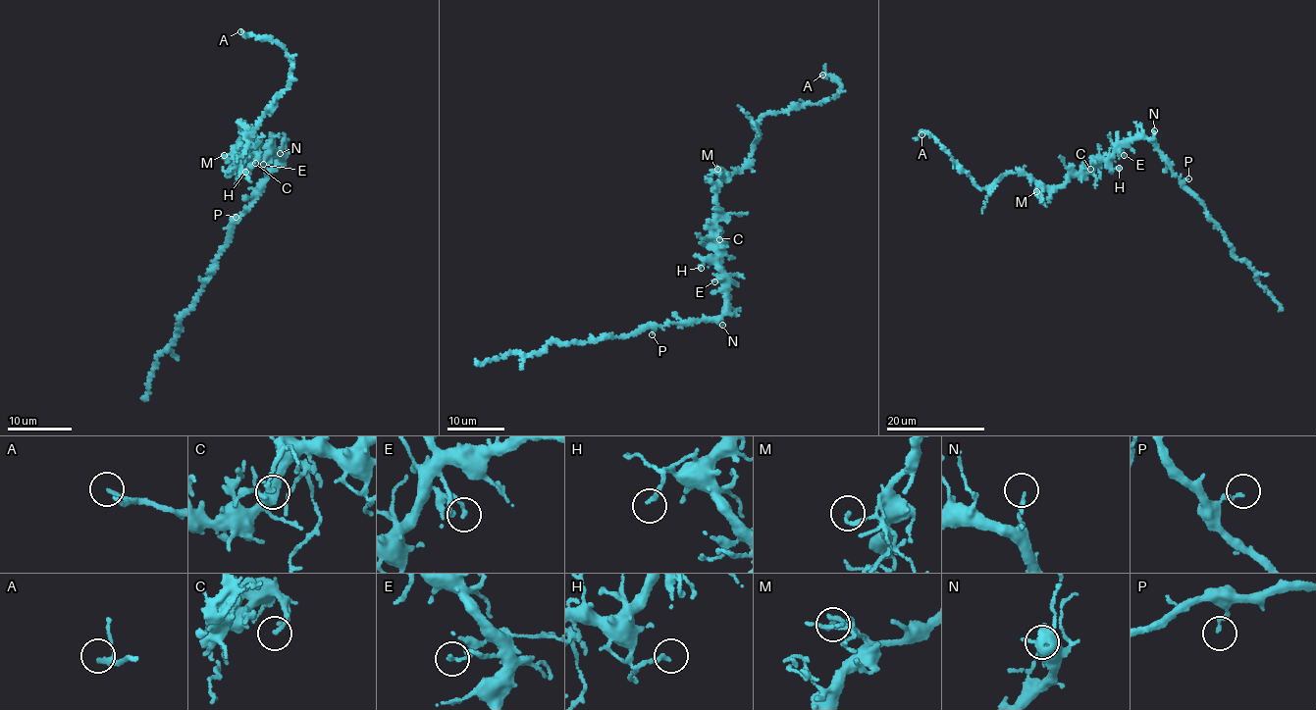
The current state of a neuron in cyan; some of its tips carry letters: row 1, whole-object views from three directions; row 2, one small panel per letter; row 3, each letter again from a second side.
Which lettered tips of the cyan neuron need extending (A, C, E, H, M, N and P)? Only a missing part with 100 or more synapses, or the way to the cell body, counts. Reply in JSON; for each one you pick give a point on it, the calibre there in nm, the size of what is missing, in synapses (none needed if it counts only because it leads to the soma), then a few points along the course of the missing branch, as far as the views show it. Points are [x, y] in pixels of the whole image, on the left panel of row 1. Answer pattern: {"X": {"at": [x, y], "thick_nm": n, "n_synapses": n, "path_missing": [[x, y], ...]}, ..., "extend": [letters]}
{"A": {"at": [240, 31], "thick_nm": 180}, "extend": ["A"]}

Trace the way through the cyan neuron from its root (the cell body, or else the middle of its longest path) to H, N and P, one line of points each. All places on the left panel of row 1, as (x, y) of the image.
H: (256, 158), (248, 173), (245, 172)
N: (256, 158), (259, 160), (270, 150), (283, 158), (278, 164), (276, 161), (280, 153)
P: (256, 158), (259, 160), (270, 150), (283, 158), (281, 165), (267, 174), (248, 208), (236, 217)

